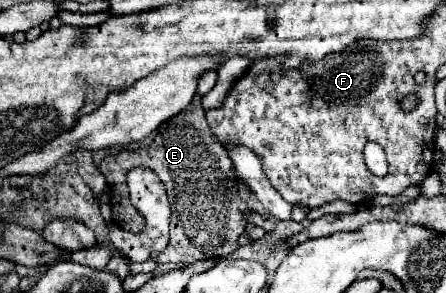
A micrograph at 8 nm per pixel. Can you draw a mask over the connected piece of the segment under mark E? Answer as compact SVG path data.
M194 95L184 111L162 123L156 129L156 137L148 147L108 155L98 167L108 181L114 223L130 233L140 233L138 213L130 205L126 193L126 173L134 167L146 167L158 173L158 177L166 185L168 199L172 203L170 243L164 251L152 252L150 259L161 264L188 265L210 257L224 259L240 247L238 237L246 229L242 215L248 213L248 207L238 197L238 185L226 149L210 133L200 95Z

